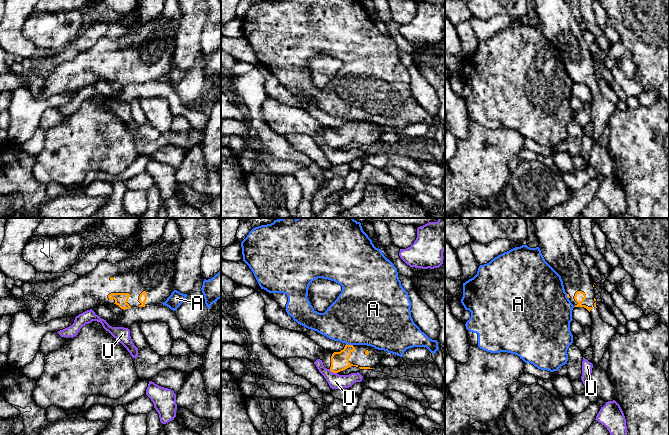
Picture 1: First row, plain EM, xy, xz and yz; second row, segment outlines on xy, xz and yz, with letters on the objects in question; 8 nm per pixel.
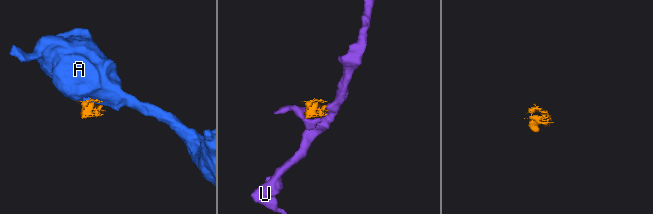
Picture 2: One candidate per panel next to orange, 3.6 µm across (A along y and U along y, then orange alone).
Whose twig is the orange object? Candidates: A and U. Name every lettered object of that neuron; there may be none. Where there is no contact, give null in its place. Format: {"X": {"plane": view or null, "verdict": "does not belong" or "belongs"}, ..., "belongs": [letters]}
{"A": {"plane": "xz", "verdict": "does not belong"}, "U": {"plane": "xz", "verdict": "does not belong"}, "belongs": []}

